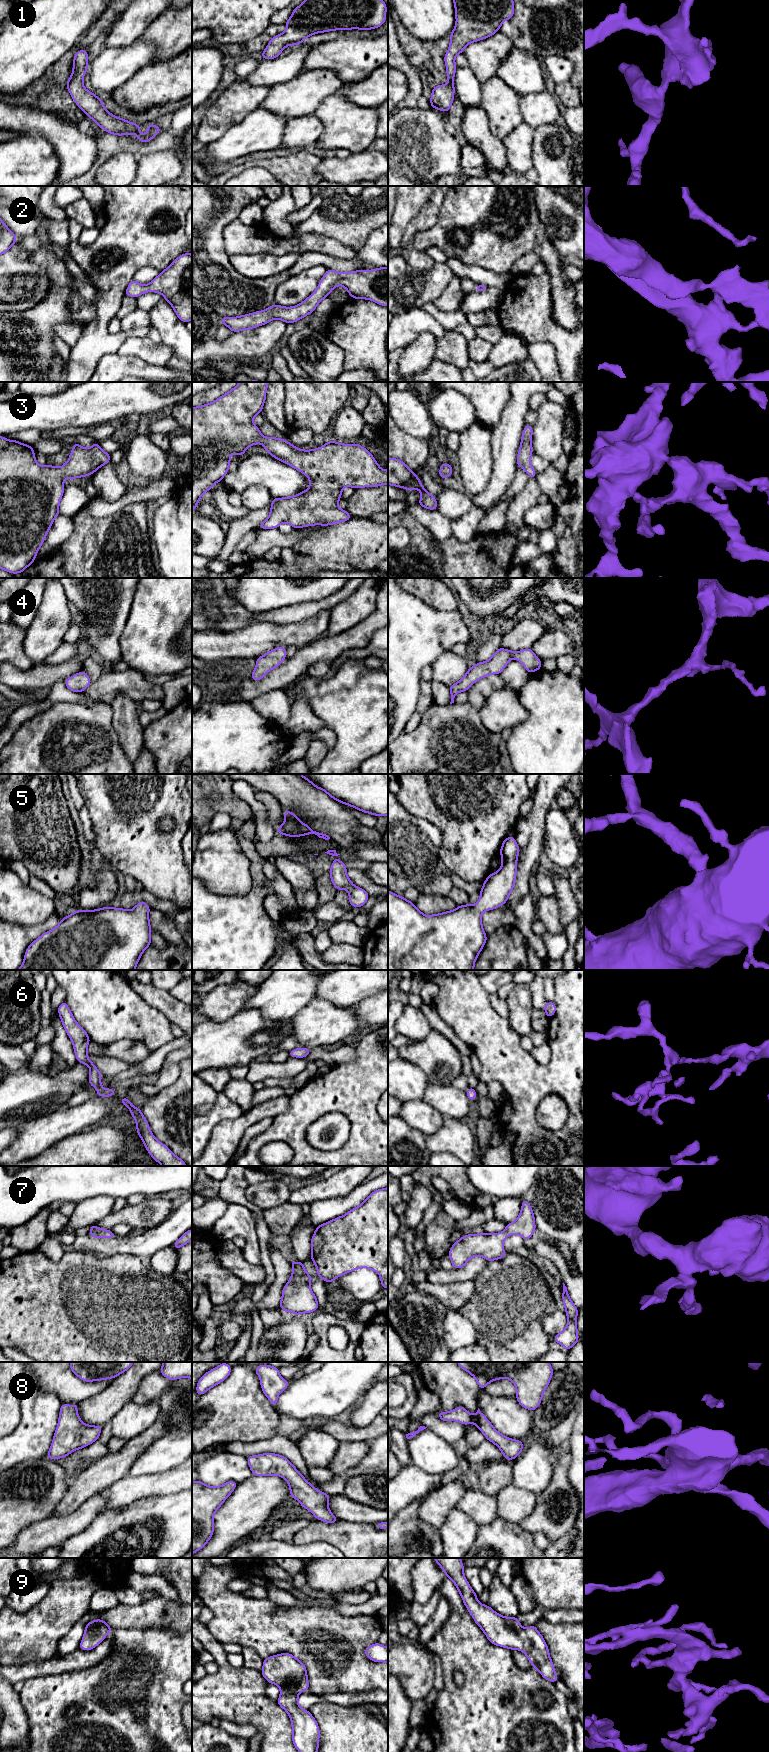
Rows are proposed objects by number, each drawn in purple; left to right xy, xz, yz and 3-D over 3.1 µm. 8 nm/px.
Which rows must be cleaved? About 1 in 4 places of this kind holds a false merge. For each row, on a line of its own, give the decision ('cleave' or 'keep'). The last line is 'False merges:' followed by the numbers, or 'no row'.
1: keep
2: keep
3: keep
4: keep
5: keep
6: keep
7: keep
8: keep
9: keep
False merges: no row

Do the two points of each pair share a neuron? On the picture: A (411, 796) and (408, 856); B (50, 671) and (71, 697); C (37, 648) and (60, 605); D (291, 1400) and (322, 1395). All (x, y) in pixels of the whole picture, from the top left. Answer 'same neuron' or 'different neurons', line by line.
A: different neurons
B: different neurons
C: same neuron
D: same neuron

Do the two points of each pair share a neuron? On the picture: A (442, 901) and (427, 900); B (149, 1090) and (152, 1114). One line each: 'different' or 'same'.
A: same
B: different

